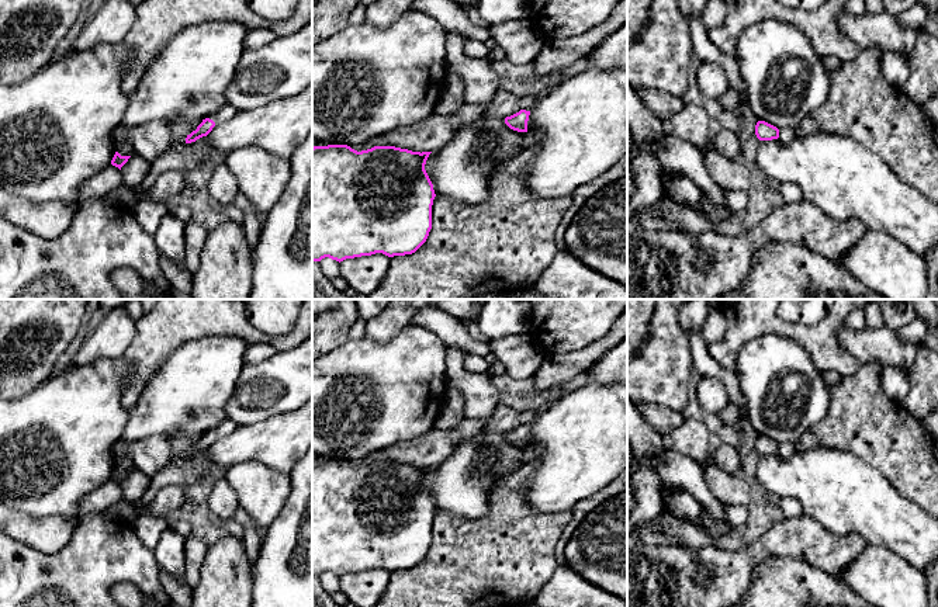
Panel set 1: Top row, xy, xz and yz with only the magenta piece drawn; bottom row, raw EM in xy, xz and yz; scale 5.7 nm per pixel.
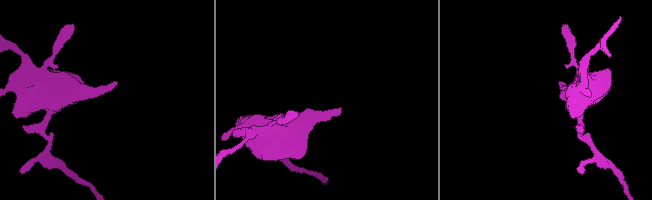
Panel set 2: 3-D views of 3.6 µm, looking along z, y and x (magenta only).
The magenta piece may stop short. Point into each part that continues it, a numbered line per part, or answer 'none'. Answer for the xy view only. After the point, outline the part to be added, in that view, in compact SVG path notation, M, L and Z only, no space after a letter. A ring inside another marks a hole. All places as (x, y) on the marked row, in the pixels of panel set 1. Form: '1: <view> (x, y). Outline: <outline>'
1: xy (227, 111). Outline: M226 104L219 111L215 112L212 121L215 124L225 122L225 121L231 119L236 112L238 112L236 108L233 108L232 105Z

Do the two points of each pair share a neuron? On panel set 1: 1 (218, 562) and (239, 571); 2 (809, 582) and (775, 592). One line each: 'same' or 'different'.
1: same
2: same

